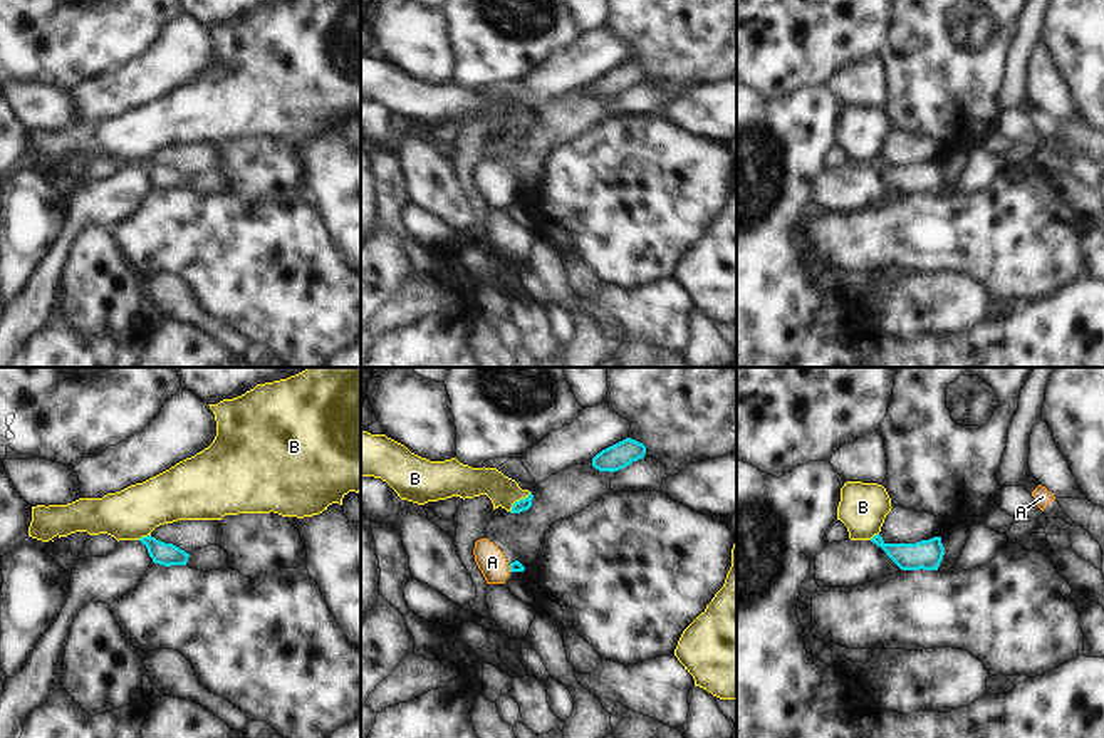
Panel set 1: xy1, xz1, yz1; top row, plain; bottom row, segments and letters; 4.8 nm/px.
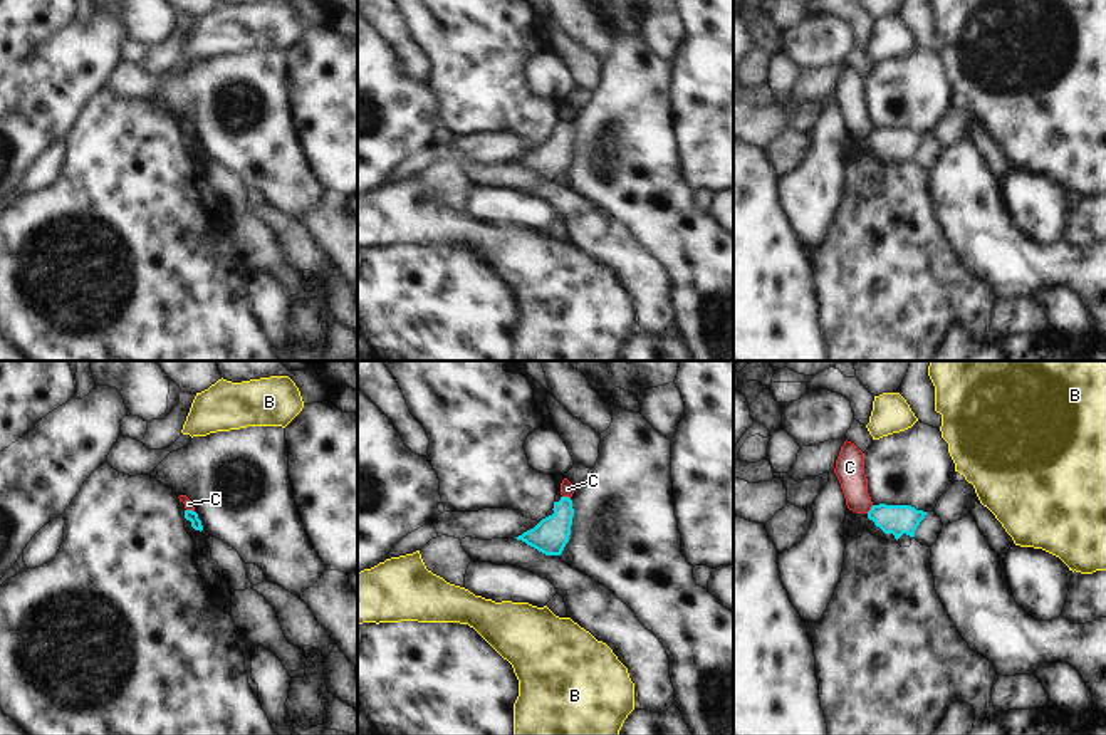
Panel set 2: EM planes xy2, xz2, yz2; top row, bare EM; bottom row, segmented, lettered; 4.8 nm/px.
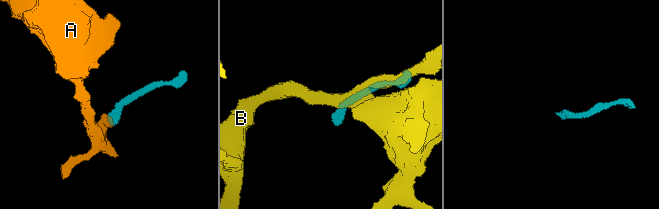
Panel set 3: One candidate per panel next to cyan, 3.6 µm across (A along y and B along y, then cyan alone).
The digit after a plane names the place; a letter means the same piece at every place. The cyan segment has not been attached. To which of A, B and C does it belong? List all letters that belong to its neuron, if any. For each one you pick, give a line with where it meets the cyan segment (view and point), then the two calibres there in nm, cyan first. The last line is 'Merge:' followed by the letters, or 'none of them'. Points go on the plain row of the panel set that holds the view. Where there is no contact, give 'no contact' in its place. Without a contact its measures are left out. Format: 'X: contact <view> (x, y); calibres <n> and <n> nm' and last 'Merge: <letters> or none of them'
A: contact xz1 (510, 193); calibres 50 and 140 nm
Merge: A

